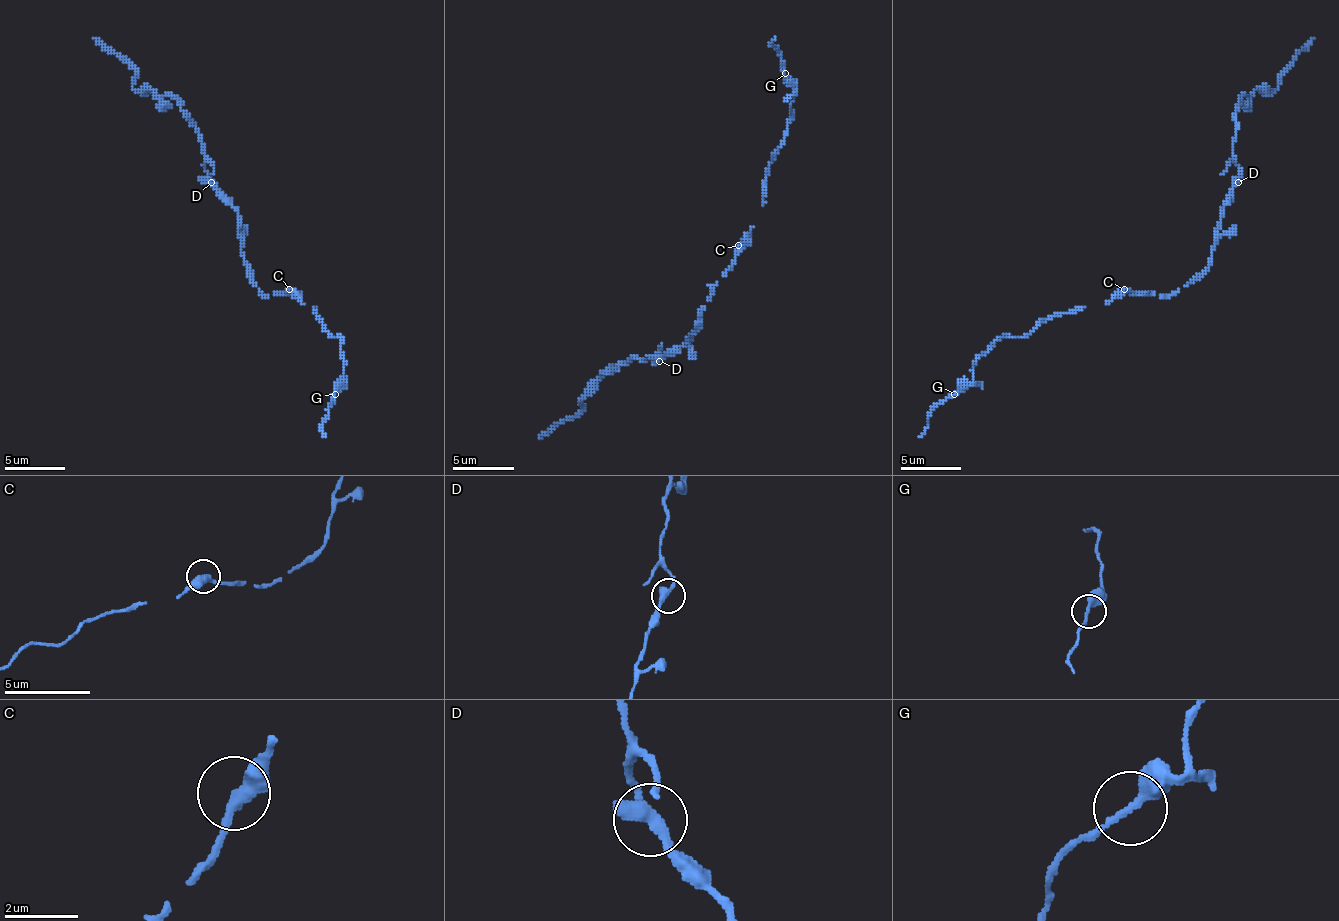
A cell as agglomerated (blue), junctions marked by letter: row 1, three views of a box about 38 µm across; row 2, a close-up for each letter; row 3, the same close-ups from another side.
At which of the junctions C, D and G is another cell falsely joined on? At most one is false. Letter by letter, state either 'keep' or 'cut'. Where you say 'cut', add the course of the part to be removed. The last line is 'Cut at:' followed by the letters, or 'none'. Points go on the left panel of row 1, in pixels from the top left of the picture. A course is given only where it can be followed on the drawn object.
C: keep
D: keep
G: keep
Cut at: none

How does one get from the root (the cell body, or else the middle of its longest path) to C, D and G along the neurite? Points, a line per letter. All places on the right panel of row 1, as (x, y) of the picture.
C: (1187, 286), (1169, 295), (1139, 295), (1124, 289)
D: (1187, 286), (1209, 265), (1215, 250), (1221, 207), (1239, 183)
G: (1187, 286), (1169, 295), (1118, 292), (1106, 304), (1055, 313), (1021, 337), (1000, 337), (955, 394)

